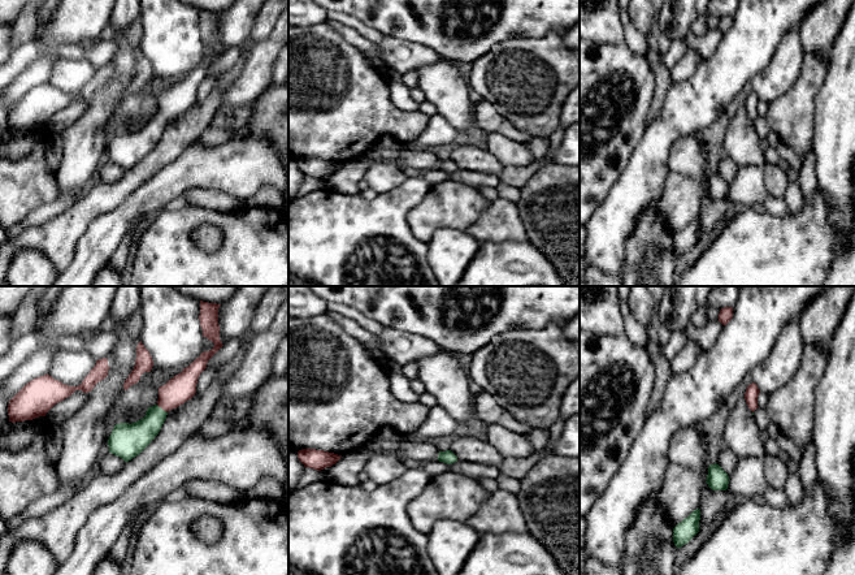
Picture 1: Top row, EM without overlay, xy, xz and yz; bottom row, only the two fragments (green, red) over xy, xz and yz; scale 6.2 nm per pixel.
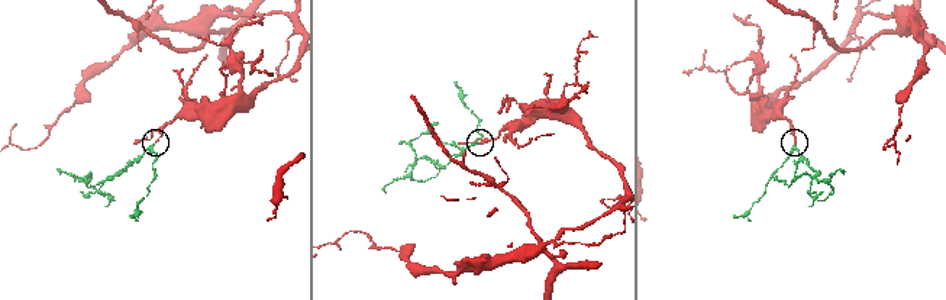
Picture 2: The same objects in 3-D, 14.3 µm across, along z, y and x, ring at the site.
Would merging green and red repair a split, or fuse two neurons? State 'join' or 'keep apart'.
join

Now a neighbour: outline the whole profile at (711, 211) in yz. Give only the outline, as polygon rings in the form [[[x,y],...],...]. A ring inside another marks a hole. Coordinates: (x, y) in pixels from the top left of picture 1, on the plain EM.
[[[707,191],[702,194],[700,207],[699,207],[699,239],[706,238],[715,225],[724,217],[729,215],[730,199],[712,199]]]

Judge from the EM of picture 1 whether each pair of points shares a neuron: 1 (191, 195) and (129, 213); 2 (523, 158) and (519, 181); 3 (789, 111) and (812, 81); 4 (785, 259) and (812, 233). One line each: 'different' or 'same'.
1: different
2: different
3: same
4: same

